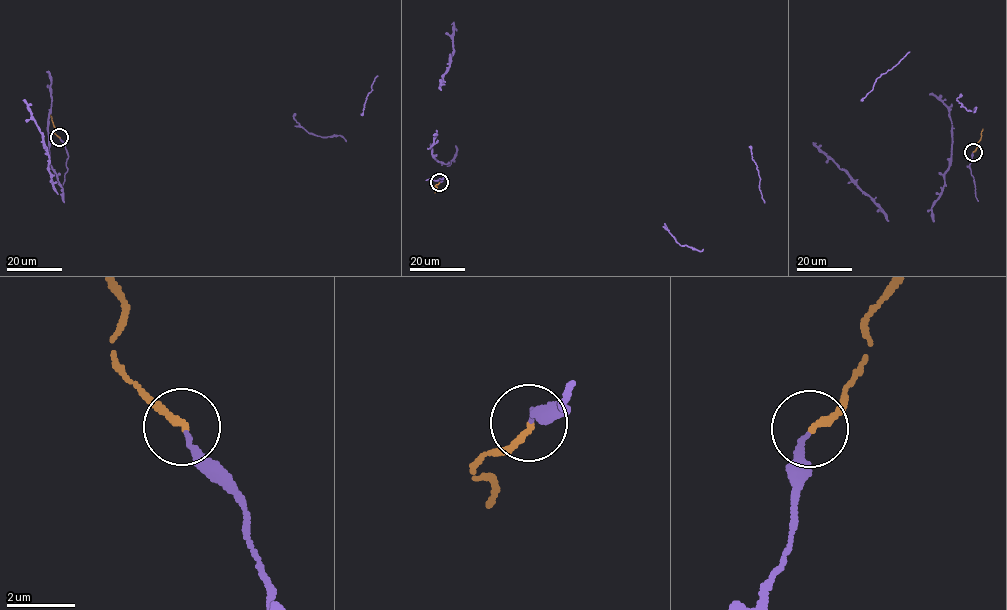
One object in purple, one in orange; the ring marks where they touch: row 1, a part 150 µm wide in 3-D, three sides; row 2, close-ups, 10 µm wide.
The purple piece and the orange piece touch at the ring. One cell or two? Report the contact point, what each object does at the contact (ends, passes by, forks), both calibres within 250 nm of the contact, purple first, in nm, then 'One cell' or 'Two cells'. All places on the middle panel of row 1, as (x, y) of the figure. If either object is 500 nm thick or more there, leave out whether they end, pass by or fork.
Place: (439, 182). At the ring purple ends. At the ring orange ends. Thickness 180 nm (purple) against 170 nm. One cell

